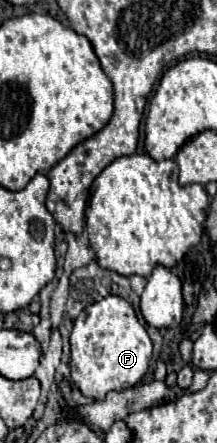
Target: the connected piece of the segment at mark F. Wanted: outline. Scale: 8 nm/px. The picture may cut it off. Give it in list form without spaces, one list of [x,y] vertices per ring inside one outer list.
[[[110,294],[78,314],[70,334],[70,350],[72,382],[84,396],[104,400],[108,392],[132,388],[144,378],[152,358],[152,340],[138,322],[132,304]]]

